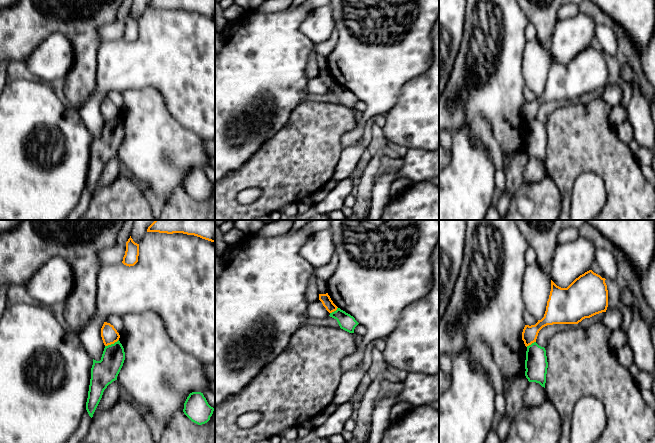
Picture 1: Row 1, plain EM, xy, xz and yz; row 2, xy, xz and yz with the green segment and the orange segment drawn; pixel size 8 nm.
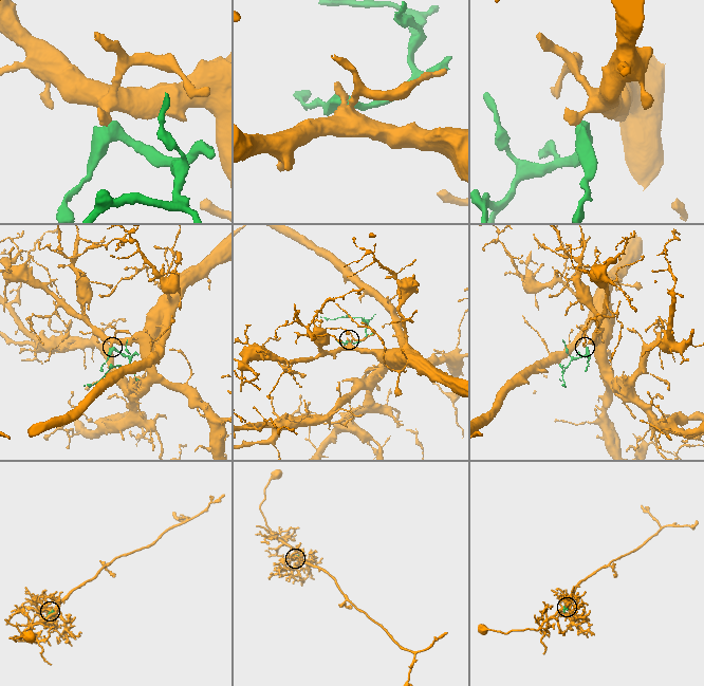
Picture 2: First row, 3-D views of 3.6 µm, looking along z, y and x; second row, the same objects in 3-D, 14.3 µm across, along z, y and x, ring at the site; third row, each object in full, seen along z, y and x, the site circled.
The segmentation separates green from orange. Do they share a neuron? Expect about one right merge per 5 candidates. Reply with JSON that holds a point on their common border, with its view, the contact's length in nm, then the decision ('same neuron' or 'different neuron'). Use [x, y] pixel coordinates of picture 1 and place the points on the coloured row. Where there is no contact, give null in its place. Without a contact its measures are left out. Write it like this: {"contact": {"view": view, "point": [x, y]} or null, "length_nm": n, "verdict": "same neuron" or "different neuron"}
{"contact": {"view": "xy", "point": [111, 344]}, "length_nm": 130, "verdict": "different neuron"}

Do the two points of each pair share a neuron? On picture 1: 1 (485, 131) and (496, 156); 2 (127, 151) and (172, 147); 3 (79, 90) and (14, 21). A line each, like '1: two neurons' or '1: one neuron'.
1: one neuron
2: one neuron
3: one neuron

